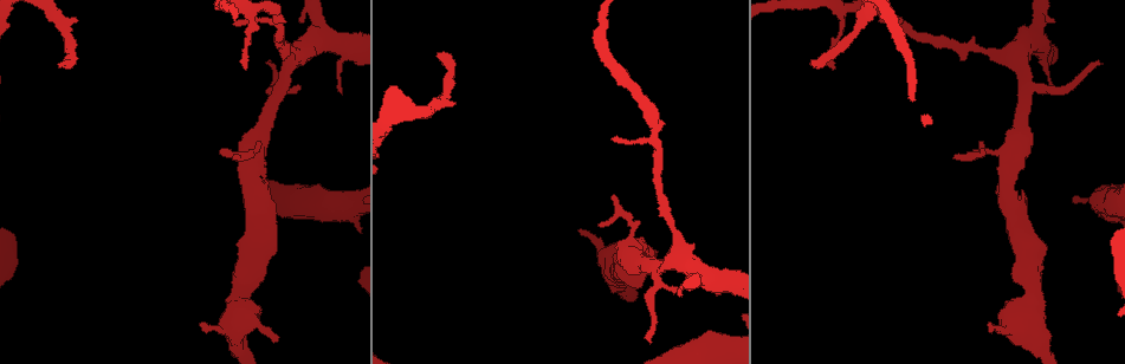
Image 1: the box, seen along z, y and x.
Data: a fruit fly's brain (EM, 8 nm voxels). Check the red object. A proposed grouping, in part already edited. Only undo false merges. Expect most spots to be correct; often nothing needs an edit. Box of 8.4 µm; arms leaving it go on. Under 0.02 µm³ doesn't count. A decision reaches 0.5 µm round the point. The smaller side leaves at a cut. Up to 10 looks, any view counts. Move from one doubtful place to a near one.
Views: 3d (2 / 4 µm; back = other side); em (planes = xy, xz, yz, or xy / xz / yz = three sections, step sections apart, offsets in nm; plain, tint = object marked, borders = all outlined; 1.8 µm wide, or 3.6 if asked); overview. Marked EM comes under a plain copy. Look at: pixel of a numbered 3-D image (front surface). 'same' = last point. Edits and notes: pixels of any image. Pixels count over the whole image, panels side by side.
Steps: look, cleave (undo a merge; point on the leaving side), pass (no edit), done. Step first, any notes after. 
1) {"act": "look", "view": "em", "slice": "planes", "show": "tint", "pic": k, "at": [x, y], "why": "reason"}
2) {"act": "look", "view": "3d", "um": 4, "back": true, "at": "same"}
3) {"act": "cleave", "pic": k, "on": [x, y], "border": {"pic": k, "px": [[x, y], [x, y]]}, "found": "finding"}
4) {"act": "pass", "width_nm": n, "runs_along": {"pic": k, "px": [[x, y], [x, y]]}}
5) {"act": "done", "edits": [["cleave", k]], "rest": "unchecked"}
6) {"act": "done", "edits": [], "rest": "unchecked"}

{"act": "look", "view": "3d", "um": 4, "pic": 1, "at": [1010, 159], "why": "abrupt turn"}

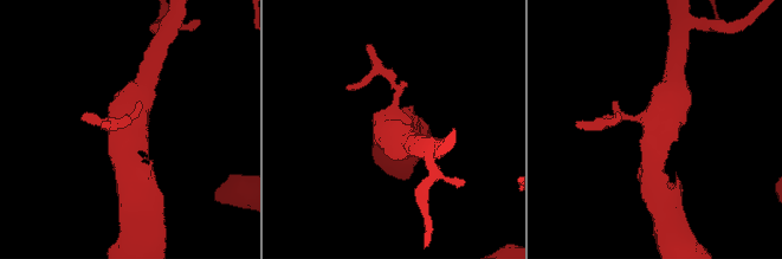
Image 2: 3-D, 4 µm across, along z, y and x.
{"act": "look", "view": "em", "um": 3.6, "slice": "planes", "show": "tint", "pic": 2, "at": [125, 129], "why": "shape alone is not enough"}

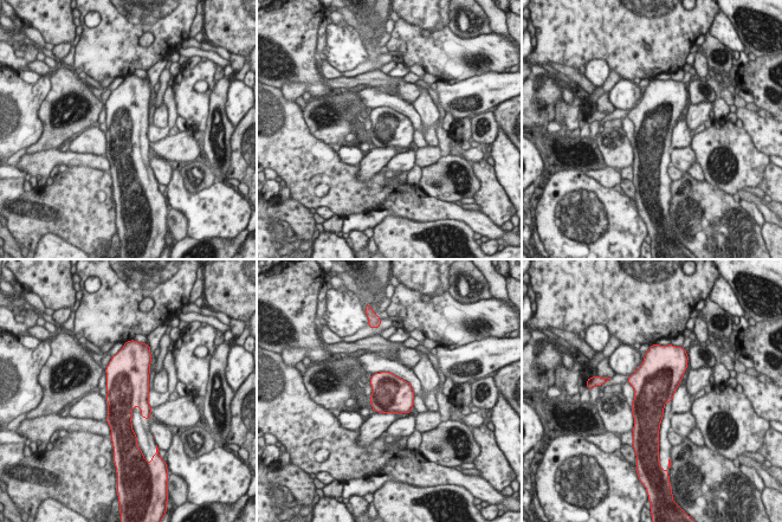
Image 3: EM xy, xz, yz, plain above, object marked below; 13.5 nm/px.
{"act": "pass", "arms": 3, "found": "all the same neuron"}

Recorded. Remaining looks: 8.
{"act": "look", "view": "em", "slice": "planes", "show": "tint", "pic": 1, "at": [1027, 89], "why": "thick turns thin"}

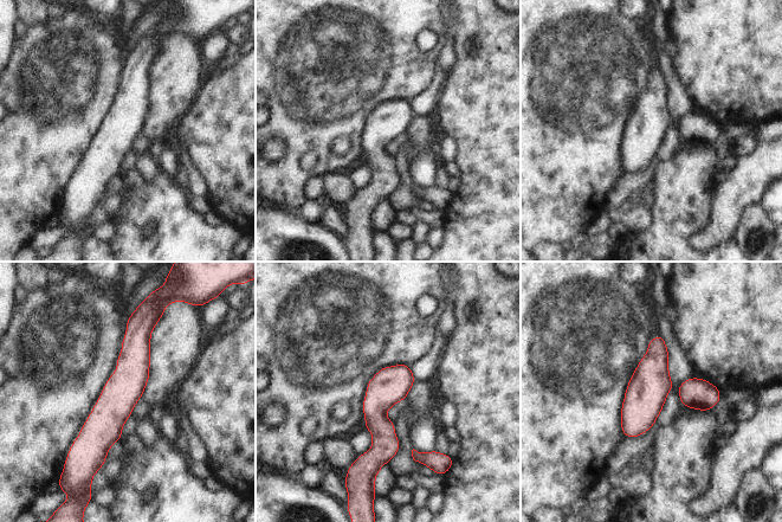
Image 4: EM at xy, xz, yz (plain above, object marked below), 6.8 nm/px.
{"act": "pass", "runs_along": {"pic": 4, "px": [[136, 324], [98, 461]]}, "found": "one neuron here"}

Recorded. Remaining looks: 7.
{"act": "look", "view": "3d", "um": 4, "pic": 1, "at": [231, 333], "why": "thick turns thin"}

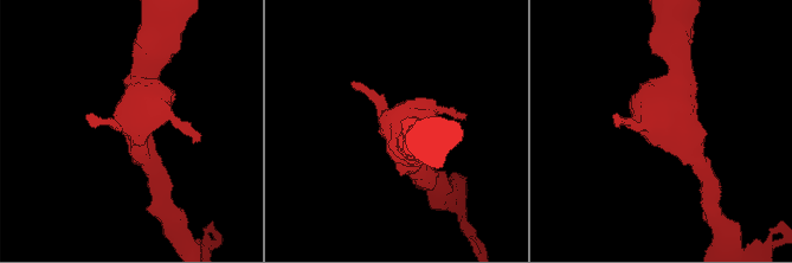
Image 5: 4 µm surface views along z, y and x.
{"act": "look", "view": "em", "um": 3.6, "slice": "xy", "step": 16, "show": "tint", "pic": 5, "at": [680, 124], "why": "need the tissue"}

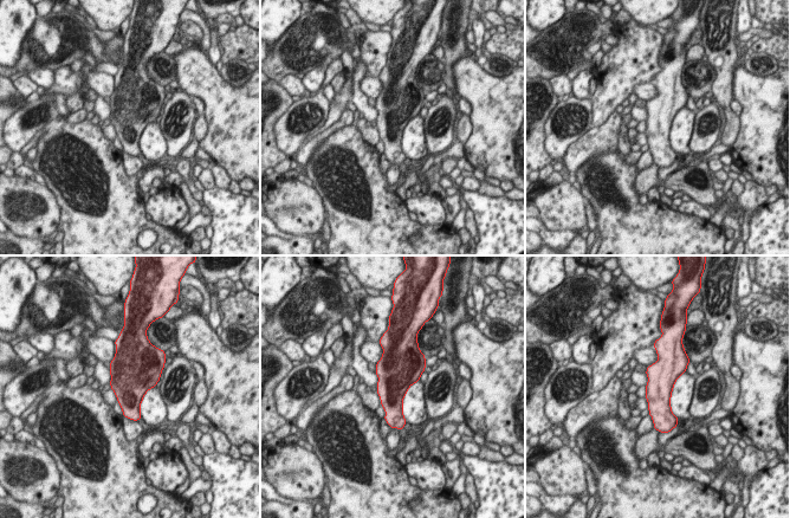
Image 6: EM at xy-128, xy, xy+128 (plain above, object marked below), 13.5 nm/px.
{"act": "look", "view": "em", "um": 3.6, "slice": "planes", "show": "tint", "at": "same", "why": "cut it another way"}

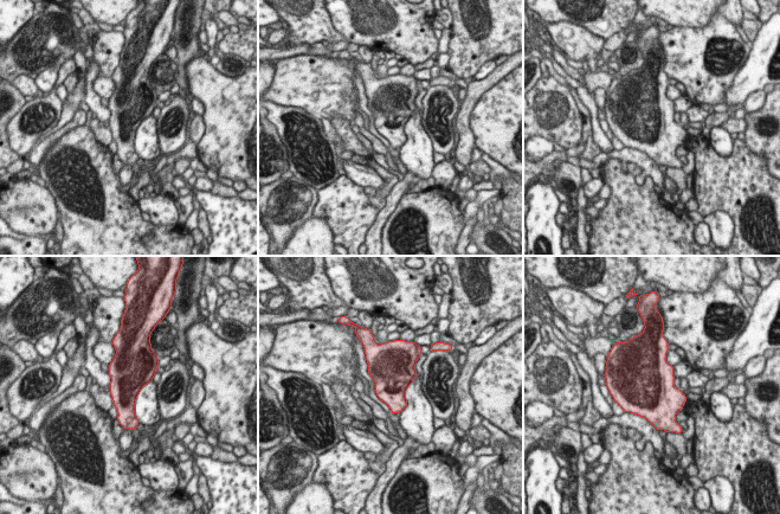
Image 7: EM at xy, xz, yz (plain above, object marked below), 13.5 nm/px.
{"act": "pass", "found": "all the same neuron"}

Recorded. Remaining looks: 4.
{"act": "look", "view": "3d", "um": 4, "pic": 1, "at": [730, 347], "why": "abrupt turn"}

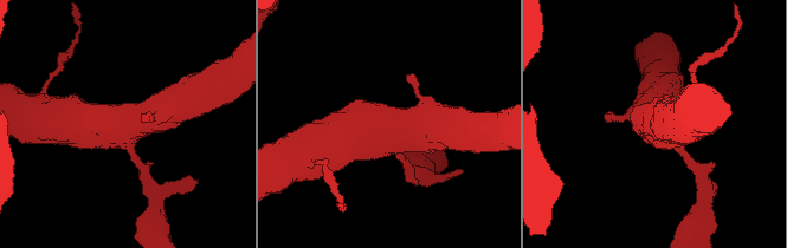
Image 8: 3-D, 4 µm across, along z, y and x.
{"act": "look", "view": "em", "slice": "planes", "show": "tint", "pic": 8, "at": [389, 127], "why": "need the tissue"}

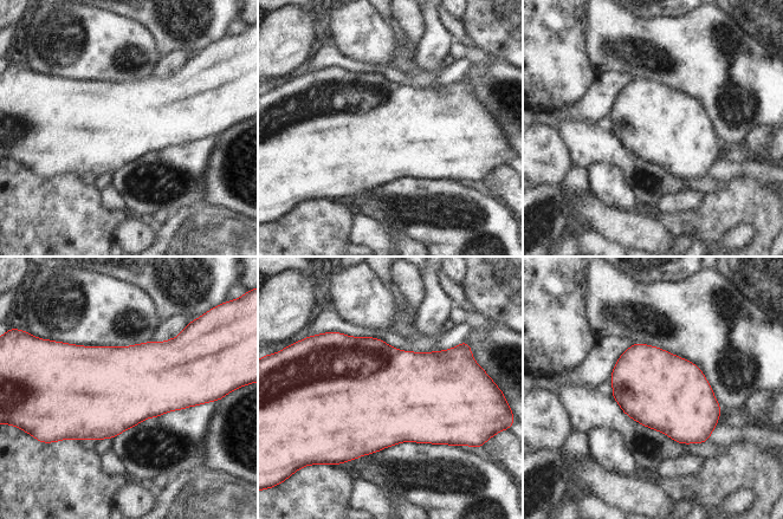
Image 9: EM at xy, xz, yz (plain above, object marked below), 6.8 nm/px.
{"act": "pass", "found": "continuous, no second neuron"}

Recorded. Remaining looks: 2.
{"act": "done", "edits": [], "rest": "unchecked"}

